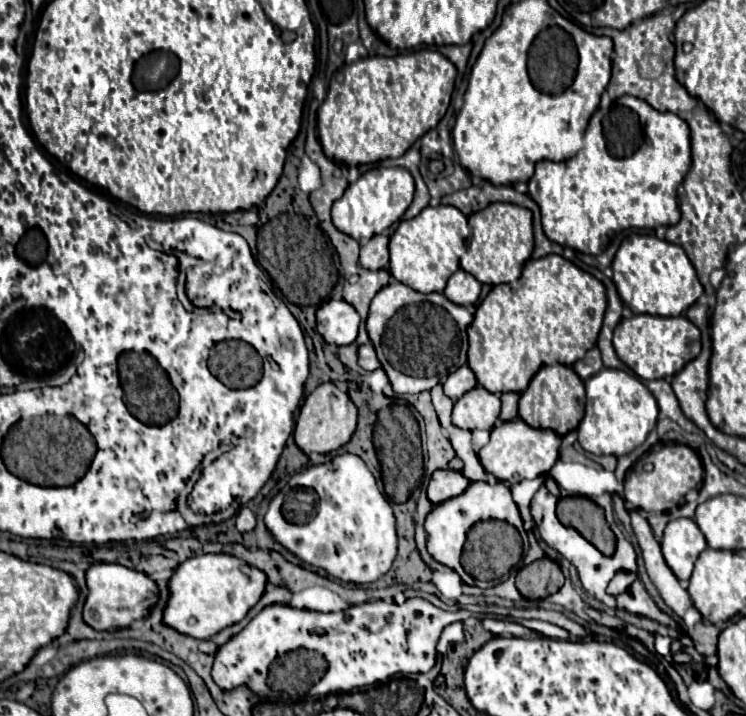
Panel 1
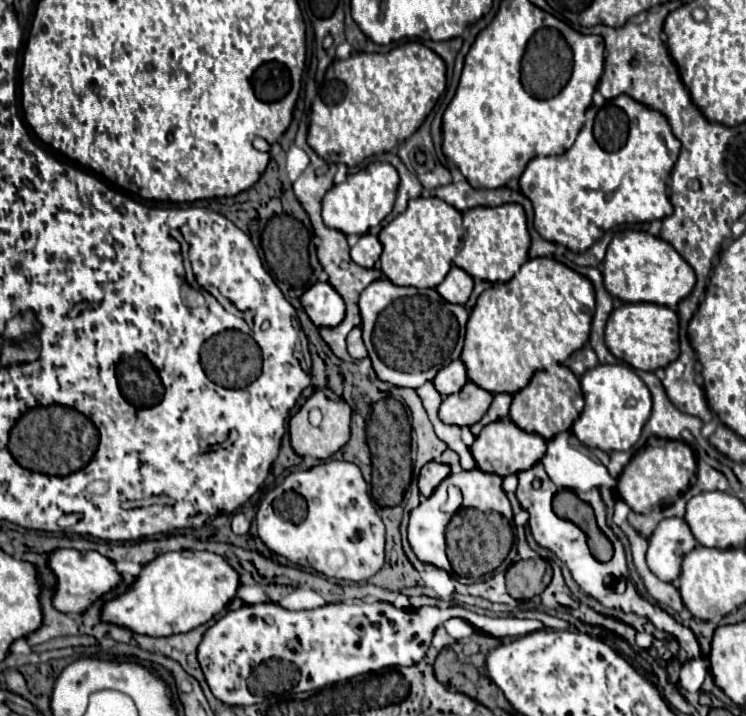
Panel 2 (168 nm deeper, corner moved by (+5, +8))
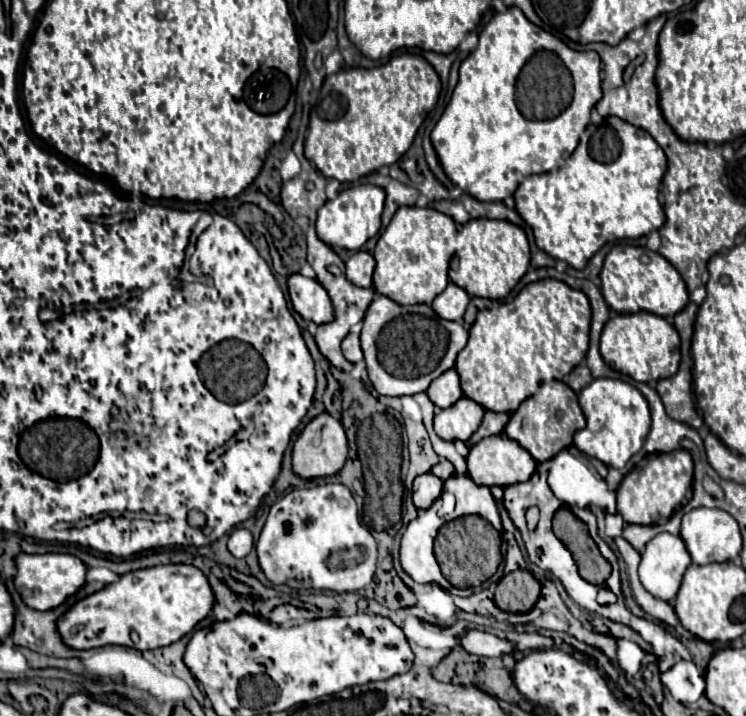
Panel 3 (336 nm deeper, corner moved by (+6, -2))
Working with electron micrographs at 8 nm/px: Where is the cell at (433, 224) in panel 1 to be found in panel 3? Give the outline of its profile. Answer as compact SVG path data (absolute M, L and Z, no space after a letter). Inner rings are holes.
M400 207L372 251L376 261L374 291L400 305L430 305L448 285L450 259L454 253L456 256L456 235L458 227L448 215L432 207Z

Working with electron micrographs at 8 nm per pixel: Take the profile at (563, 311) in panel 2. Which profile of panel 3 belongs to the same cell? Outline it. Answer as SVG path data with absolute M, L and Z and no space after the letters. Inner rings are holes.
M556 279L530 283L514 297L514 301L500 303L492 311L480 311L470 327L468 345L456 359L456 373L460 375L464 395L488 411L514 413L518 405L532 395L532 385L536 389L536 383L540 381L562 379L586 357L590 317L592 313L586 295Z

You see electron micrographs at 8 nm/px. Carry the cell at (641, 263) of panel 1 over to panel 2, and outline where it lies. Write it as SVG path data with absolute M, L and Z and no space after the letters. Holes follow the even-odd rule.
M619 231L607 247L603 261L605 289L627 303L657 303L669 309L677 309L679 301L685 299L695 287L695 271L675 251L675 247L661 237L645 231Z

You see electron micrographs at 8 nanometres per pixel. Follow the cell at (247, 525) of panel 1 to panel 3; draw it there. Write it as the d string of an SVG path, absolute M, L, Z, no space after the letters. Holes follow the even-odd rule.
M234 529L230 533L228 551L234 557L246 557L252 551L252 545L254 545L254 539L252 539L252 533L248 529Z

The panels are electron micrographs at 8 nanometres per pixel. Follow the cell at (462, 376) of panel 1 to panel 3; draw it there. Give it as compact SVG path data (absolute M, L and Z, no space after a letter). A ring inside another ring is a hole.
M450 369L450 371L442 373L440 377L436 377L430 383L430 387L426 389L426 395L440 409L446 409L446 407L454 405L464 395L462 389L460 389L460 379L458 379L456 369Z

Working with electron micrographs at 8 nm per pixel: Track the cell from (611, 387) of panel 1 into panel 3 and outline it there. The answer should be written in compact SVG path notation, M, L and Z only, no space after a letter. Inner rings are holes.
M594 379L578 395L586 427L574 435L574 445L588 457L602 461L606 467L622 469L638 453L650 431L650 409L644 395L622 379Z

